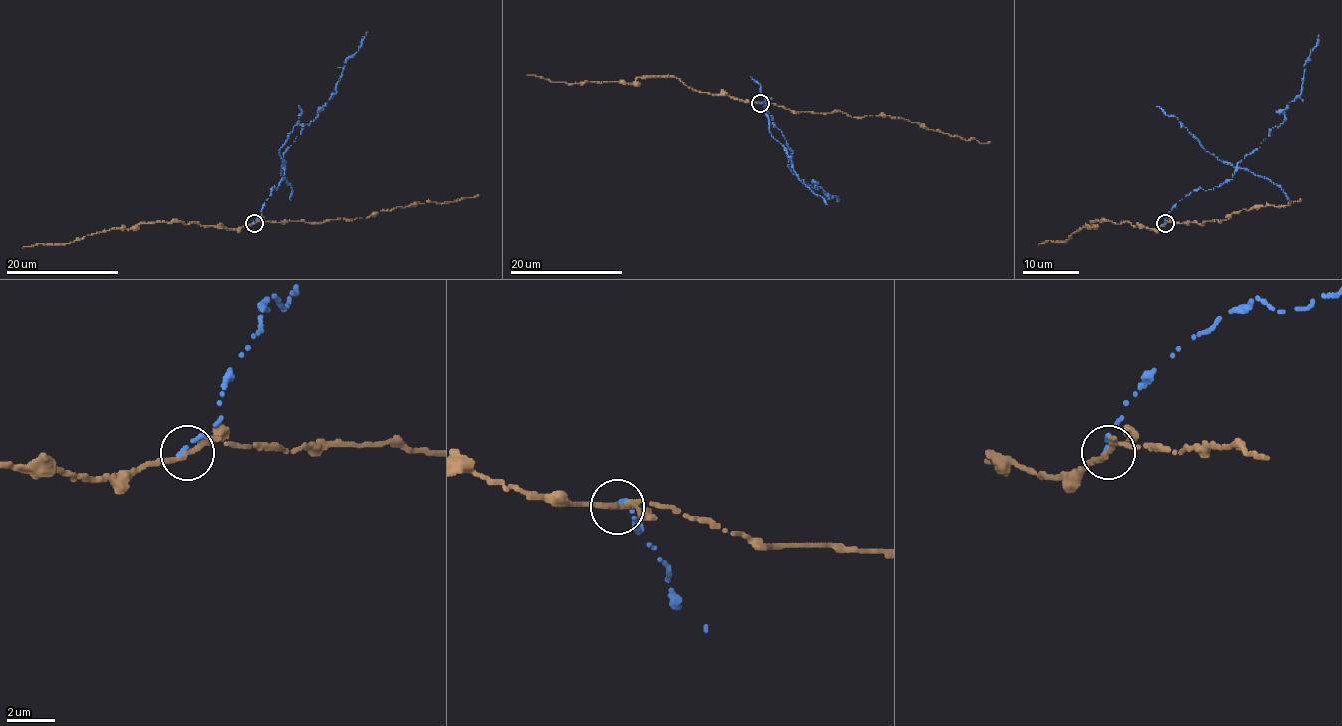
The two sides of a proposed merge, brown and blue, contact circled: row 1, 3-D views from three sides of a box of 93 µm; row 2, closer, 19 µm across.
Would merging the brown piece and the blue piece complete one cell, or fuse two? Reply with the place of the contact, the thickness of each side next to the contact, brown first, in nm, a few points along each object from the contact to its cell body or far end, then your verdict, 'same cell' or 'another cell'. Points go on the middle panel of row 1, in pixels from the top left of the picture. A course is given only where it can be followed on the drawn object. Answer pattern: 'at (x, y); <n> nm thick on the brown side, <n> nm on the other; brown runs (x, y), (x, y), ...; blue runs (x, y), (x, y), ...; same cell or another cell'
at (760, 103); 180 nm thick on the brown side, 200 nm on the other; brown runs (760, 103), (775, 103), (795, 112), (842, 111), (851, 117), (899, 117), (966, 140), (990, 142); blue runs (760, 103), (764, 102), (793, 153), (788, 166), (815, 188), (822, 188), (826, 196), (839, 200); another cell

